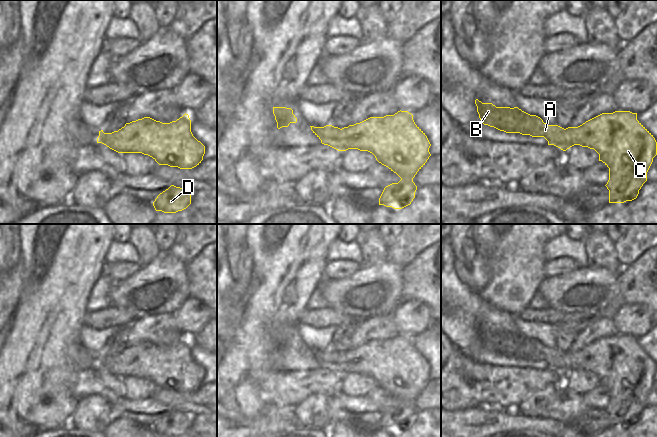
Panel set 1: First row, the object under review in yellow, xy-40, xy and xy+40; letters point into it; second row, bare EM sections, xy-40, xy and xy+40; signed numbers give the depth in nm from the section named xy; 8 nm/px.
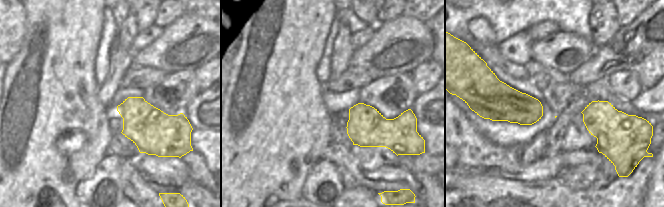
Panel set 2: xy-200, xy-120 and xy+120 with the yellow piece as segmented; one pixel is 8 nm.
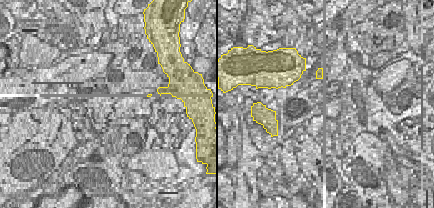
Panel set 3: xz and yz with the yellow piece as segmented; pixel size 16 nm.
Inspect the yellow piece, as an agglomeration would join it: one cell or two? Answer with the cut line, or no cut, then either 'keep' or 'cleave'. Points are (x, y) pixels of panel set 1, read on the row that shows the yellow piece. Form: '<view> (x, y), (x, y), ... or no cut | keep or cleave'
no cut | keep

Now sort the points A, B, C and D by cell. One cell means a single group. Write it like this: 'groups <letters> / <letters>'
groups A B C D

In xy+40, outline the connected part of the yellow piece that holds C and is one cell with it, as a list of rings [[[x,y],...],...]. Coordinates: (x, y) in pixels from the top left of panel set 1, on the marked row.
[[[475,100],[484,125],[506,133],[544,137],[548,145],[566,151],[574,145],[594,149],[609,168],[609,203],[624,203],[637,198],[647,181],[647,172],[657,155],[653,135],[637,120],[637,113],[602,113],[578,127],[566,129],[548,125],[518,107],[496,107]]]

